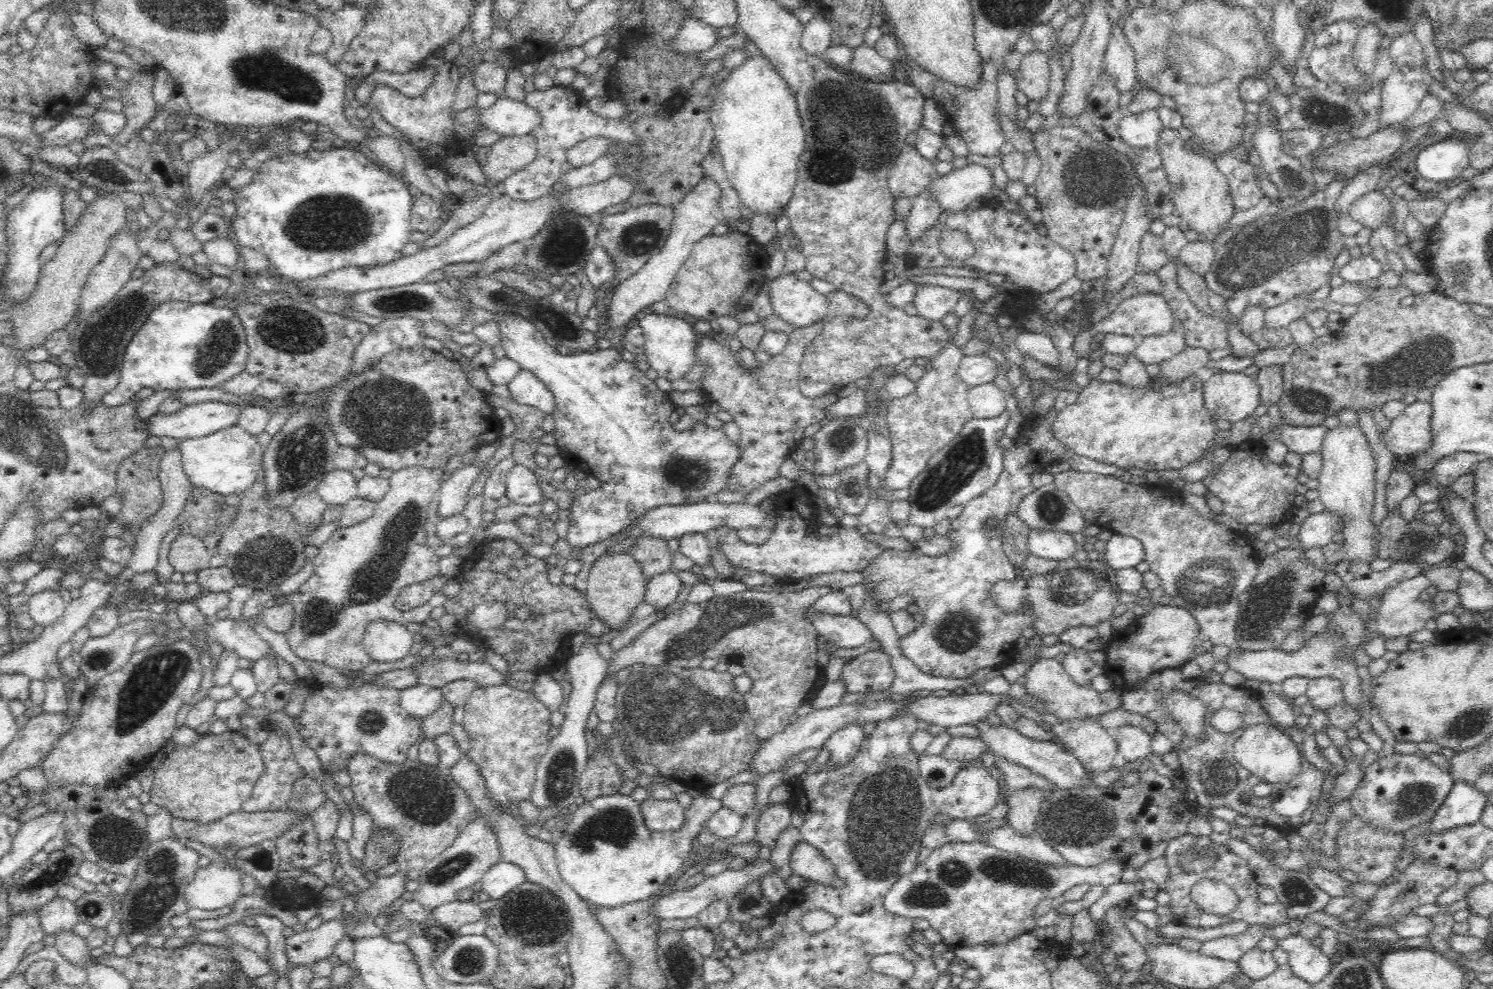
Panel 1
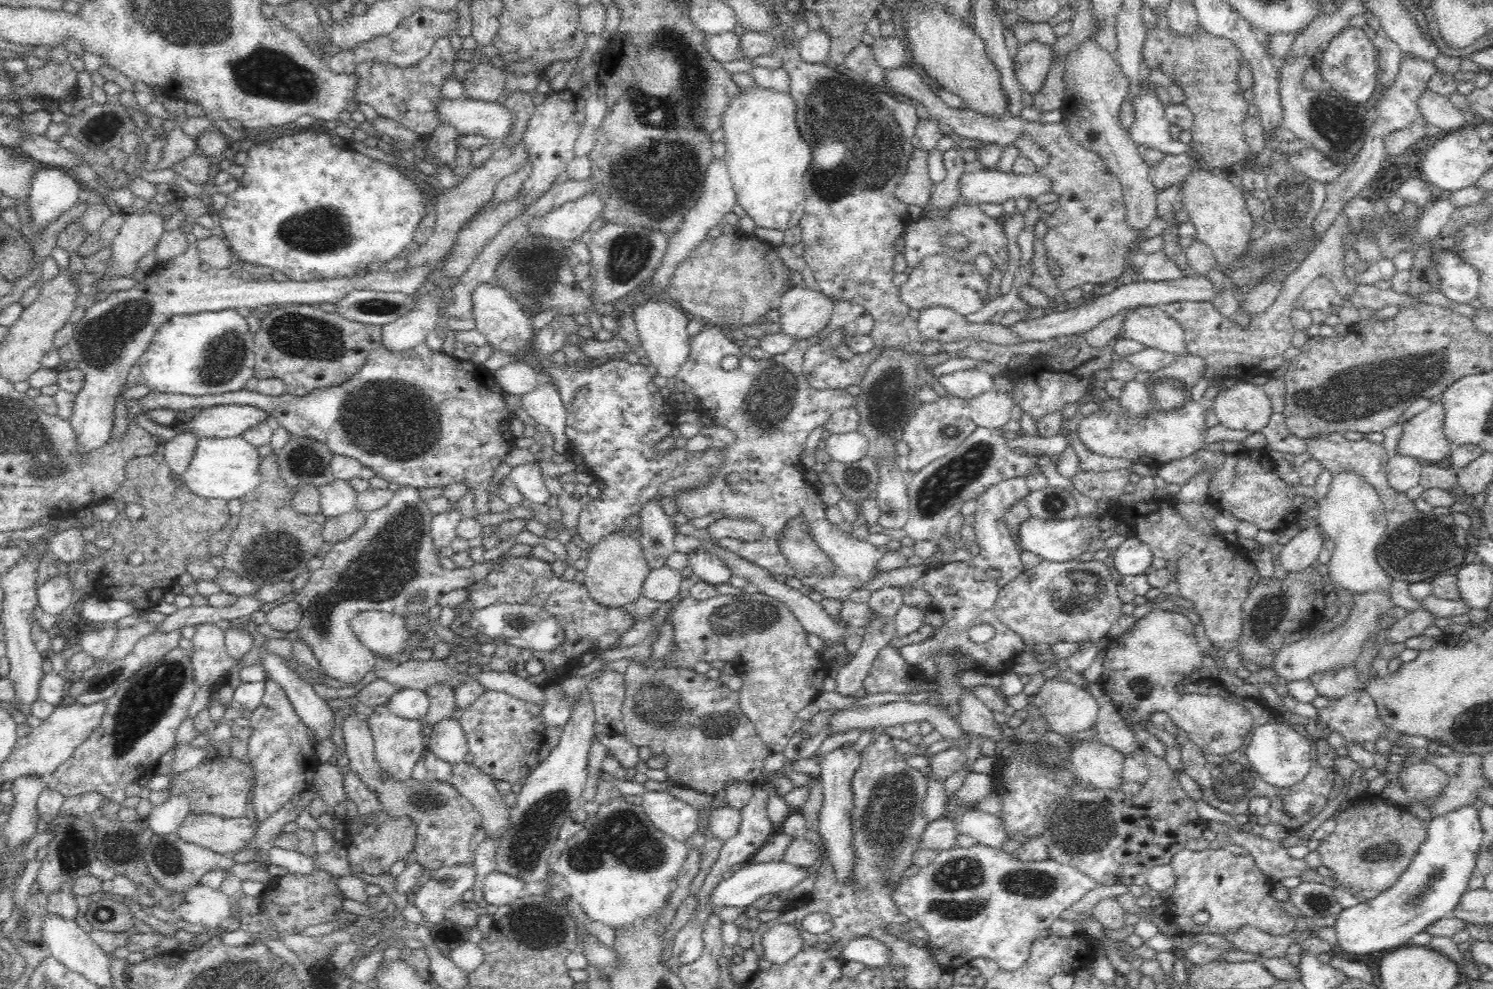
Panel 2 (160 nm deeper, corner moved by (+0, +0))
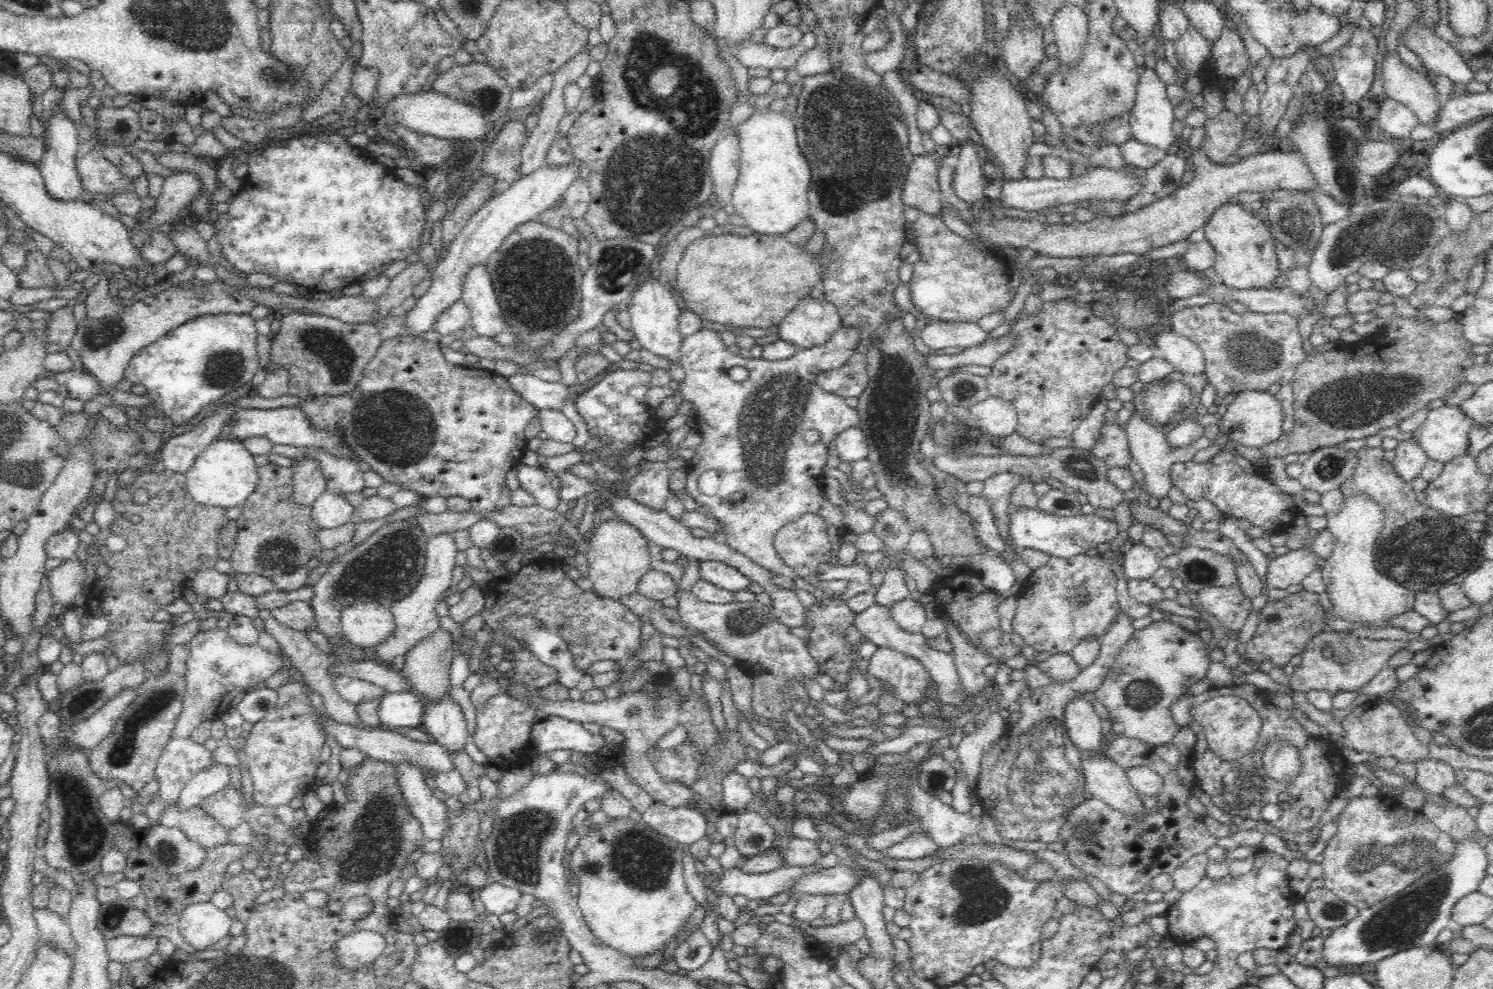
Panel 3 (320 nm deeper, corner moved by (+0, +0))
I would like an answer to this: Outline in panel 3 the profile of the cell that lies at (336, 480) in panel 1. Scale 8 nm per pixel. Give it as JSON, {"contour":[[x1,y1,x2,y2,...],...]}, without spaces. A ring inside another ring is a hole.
{"contour":[[324,491,314,504,311,504,311,518,318,530,336,530,351,523,354,512,343,496]]}

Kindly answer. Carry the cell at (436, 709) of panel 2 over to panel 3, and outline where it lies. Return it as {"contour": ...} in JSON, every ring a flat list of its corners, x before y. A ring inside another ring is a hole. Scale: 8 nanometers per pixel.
{"contour":[[440,626,434,632,430,632,430,635,424,636,406,654,407,659,402,674,406,677,408,685,411,686,410,690,418,694,424,702,425,700,438,700,440,696,448,694,450,690,449,675,454,652,454,649,452,649,454,645,453,638,450,630,443,629]]}

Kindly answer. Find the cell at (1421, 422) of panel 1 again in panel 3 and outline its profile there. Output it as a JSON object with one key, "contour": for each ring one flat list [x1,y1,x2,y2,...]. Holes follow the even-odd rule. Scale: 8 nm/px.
{"contour":[[1445,405,1430,410,1424,423,1411,436,1418,440,1428,459,1446,464,1468,455,1470,432,1474,428,1474,421,1468,419,1460,408]]}

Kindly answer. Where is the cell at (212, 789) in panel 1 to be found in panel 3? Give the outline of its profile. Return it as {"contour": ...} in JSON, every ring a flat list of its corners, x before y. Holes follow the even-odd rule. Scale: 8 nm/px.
{"contour":[[228,785,213,795,203,798,199,805,229,832,243,822,243,800,243,795]]}

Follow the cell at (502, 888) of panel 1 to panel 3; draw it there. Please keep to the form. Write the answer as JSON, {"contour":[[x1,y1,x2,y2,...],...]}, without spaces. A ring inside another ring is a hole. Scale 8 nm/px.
{"contour":[[490,883,490,886,478,892,477,898,484,903,488,914,500,918,504,914,515,913,521,902,521,896,522,894,516,889,499,883]]}

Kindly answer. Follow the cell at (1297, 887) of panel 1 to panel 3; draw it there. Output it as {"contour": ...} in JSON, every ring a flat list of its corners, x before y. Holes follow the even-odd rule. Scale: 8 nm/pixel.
{"contour":[[1326,888,1309,890,1302,898,1316,927,1334,931,1358,918,1360,910,1337,898]]}

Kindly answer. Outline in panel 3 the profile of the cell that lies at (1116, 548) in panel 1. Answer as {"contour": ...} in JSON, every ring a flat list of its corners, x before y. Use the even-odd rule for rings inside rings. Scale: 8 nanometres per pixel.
{"contour":[[1136,543,1130,552,1124,555,1123,572,1127,580,1151,579,1153,574,1162,566,1156,552]]}

